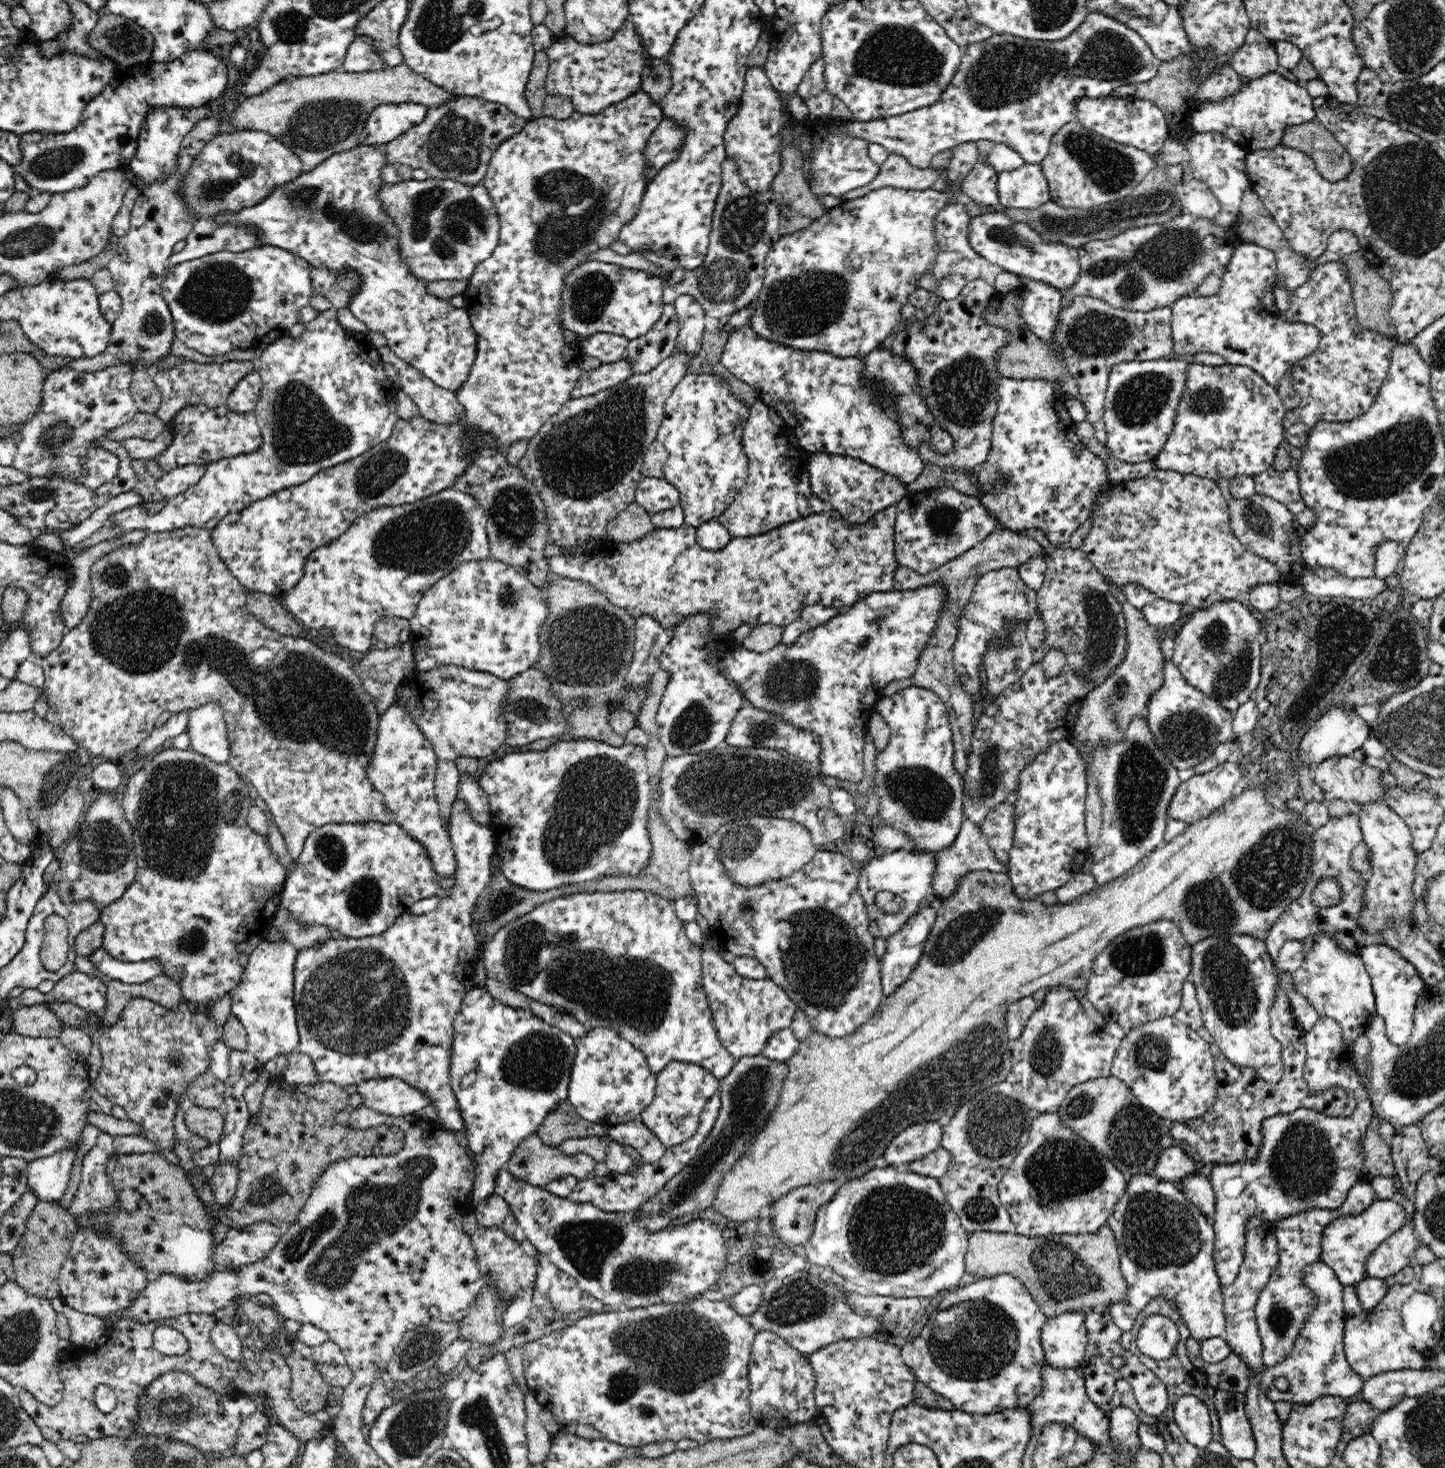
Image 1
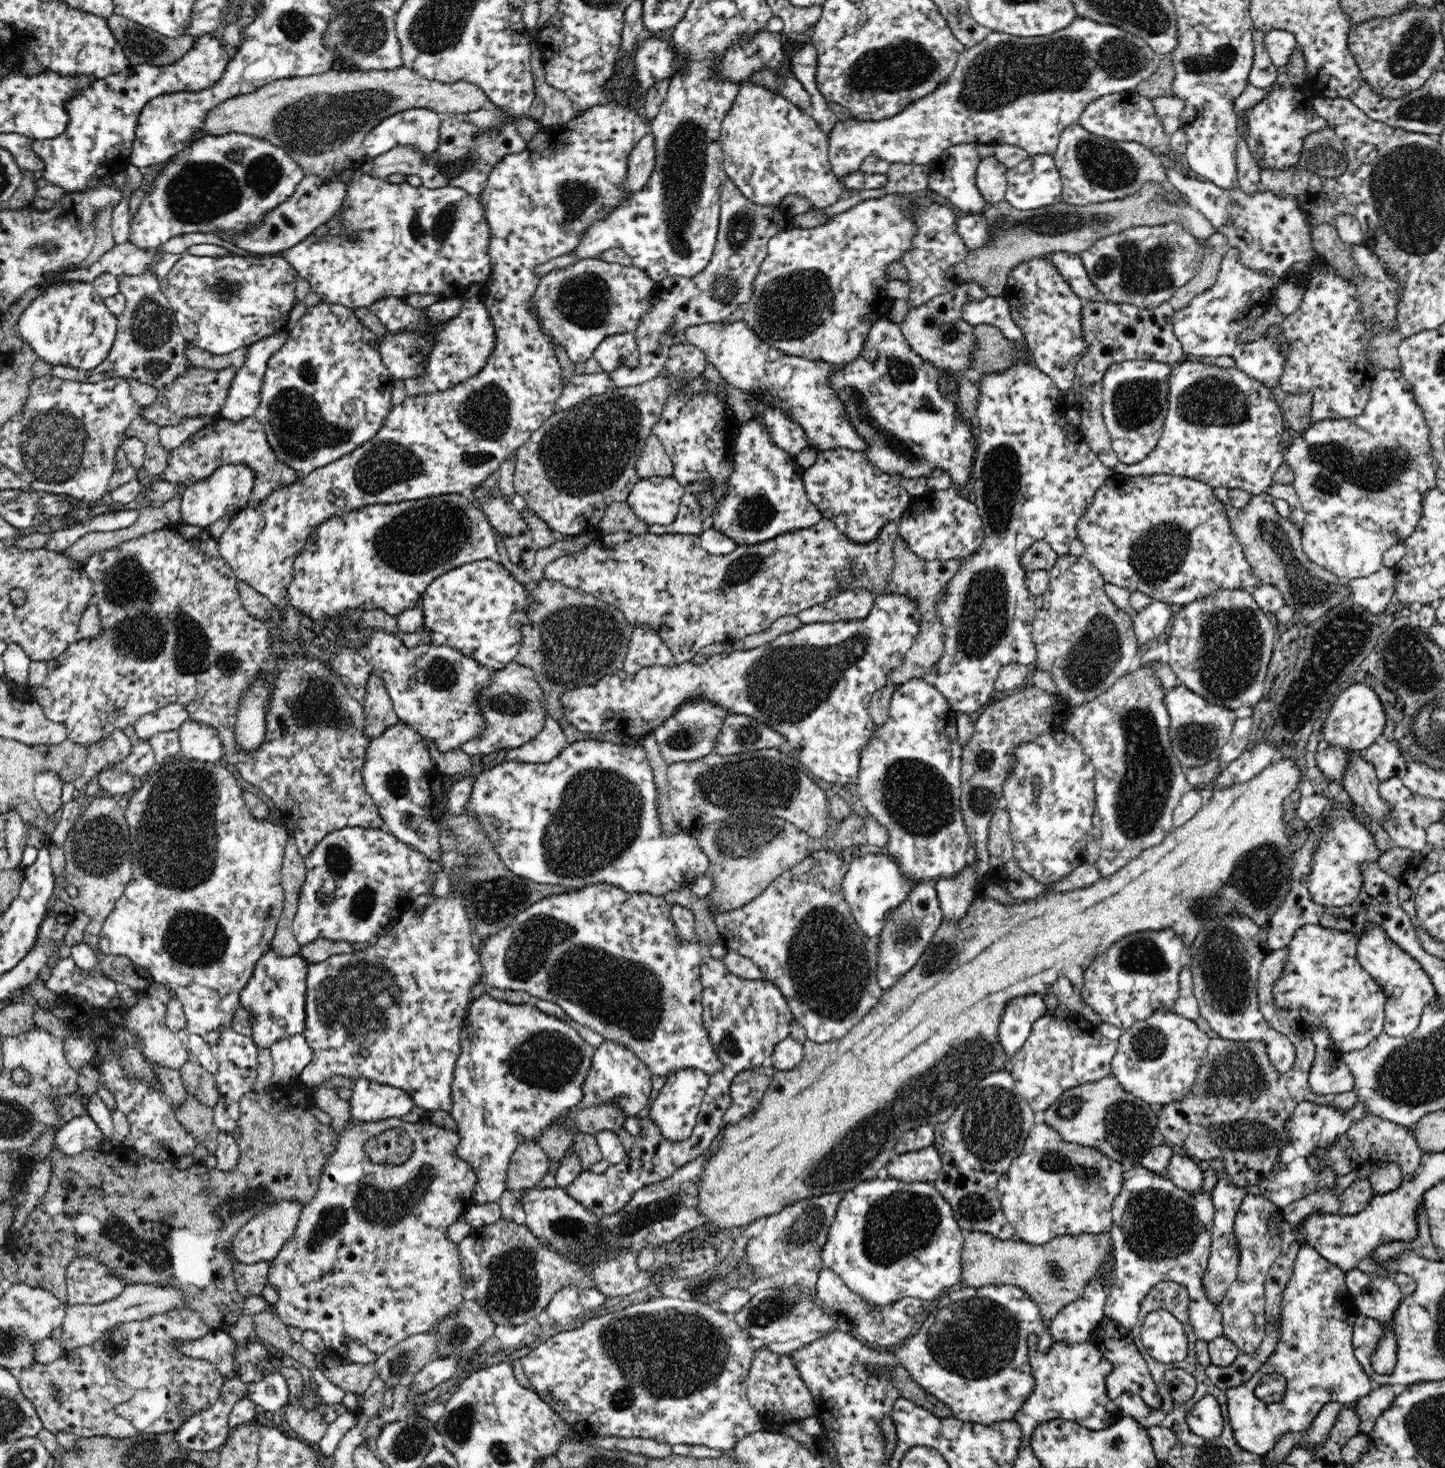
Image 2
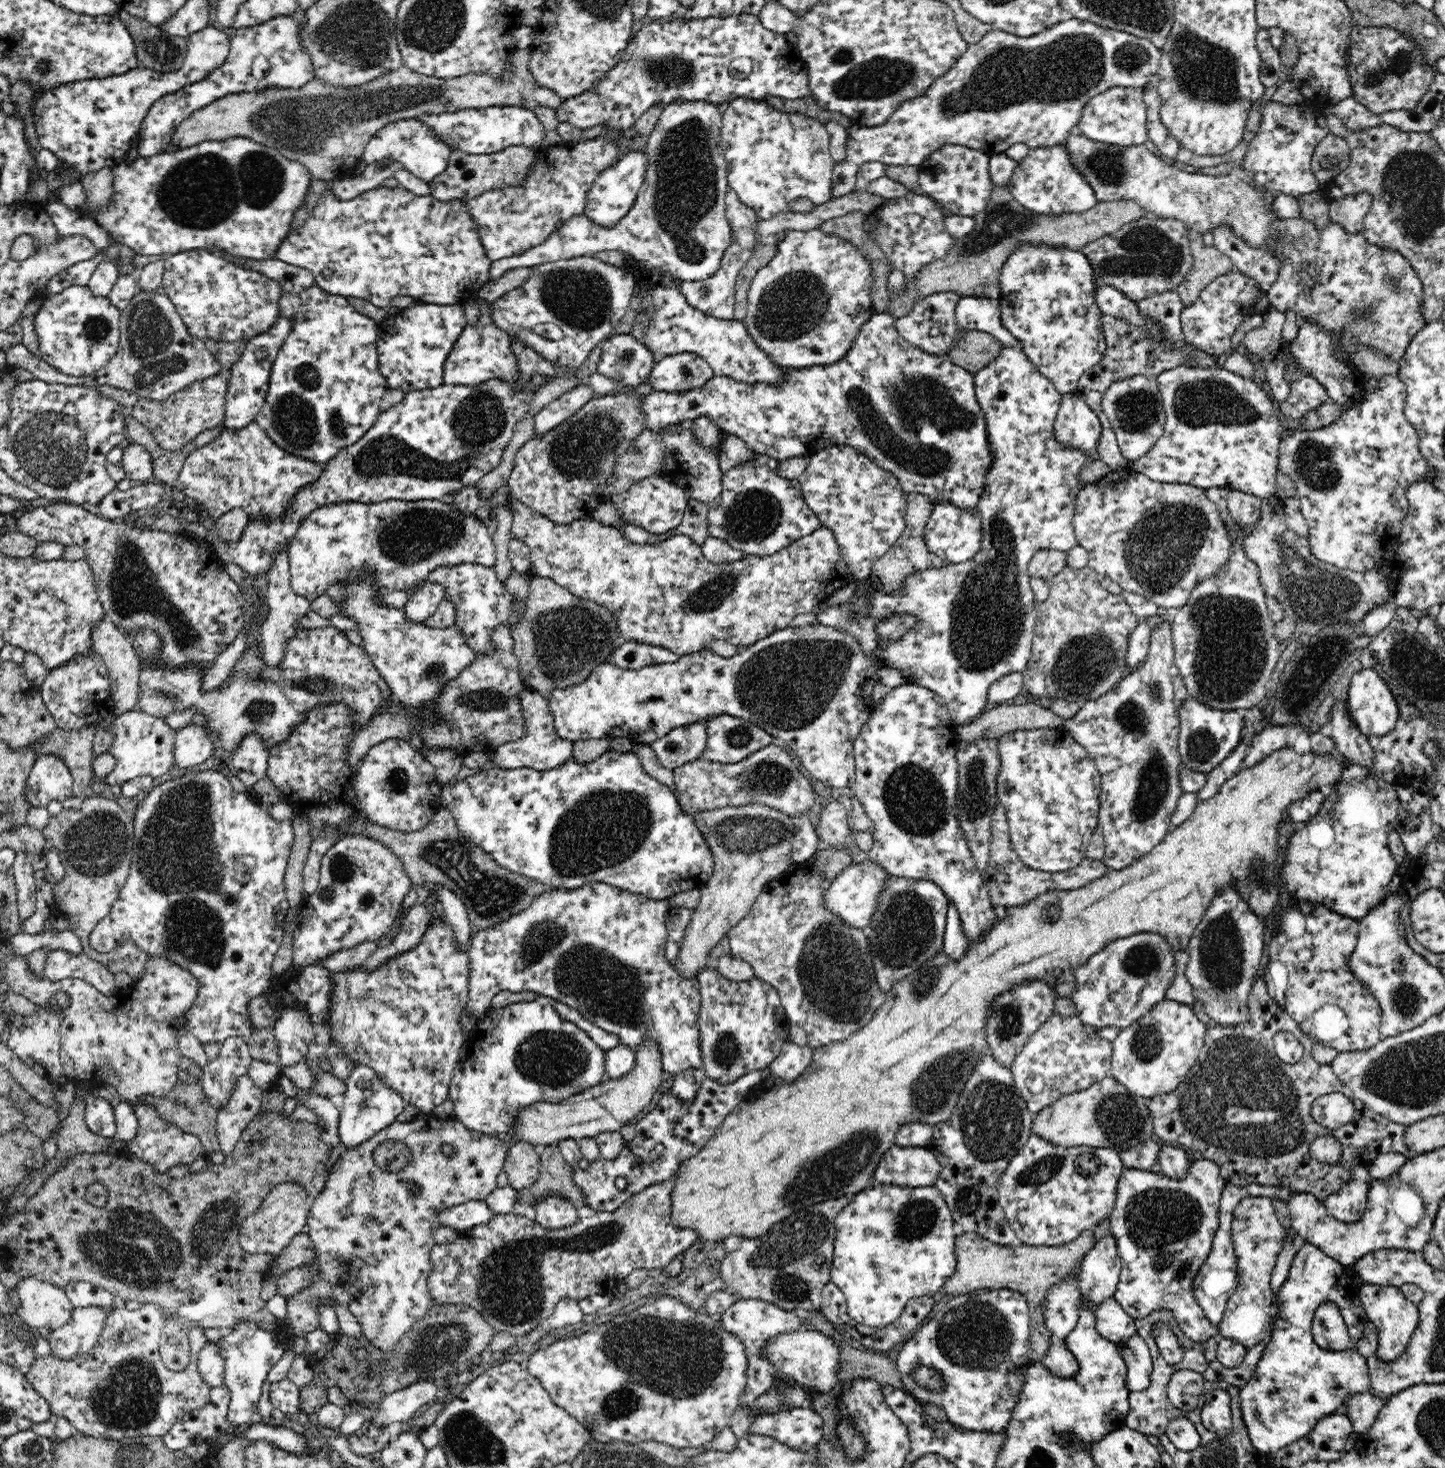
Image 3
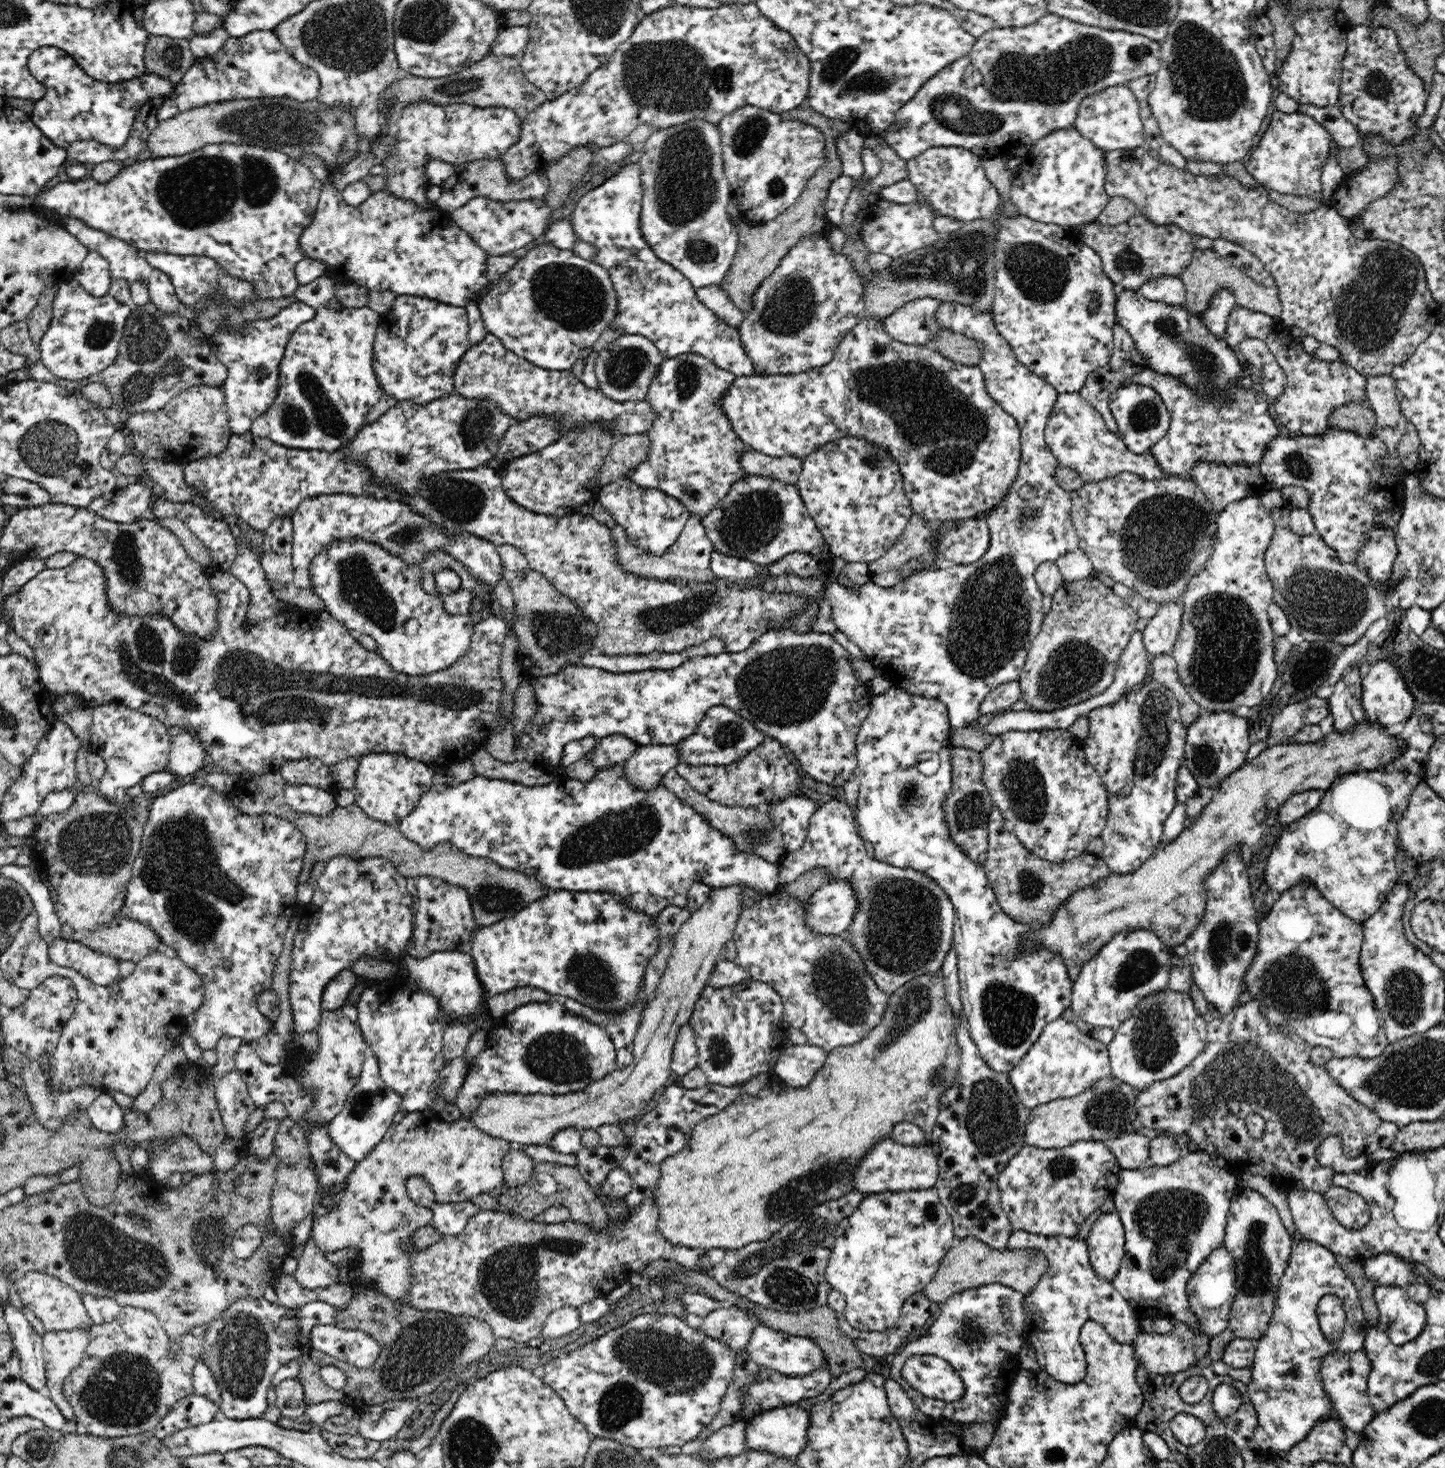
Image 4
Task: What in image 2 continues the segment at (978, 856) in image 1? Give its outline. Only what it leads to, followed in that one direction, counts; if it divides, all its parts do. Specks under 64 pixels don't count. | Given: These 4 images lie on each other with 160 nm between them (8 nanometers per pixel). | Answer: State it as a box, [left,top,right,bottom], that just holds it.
[935,845,980,920]

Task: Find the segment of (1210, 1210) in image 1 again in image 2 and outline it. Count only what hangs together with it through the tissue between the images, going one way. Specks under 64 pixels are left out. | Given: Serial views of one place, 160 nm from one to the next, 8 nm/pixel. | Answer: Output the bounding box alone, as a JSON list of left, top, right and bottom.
[1166,1153,1203,1194]

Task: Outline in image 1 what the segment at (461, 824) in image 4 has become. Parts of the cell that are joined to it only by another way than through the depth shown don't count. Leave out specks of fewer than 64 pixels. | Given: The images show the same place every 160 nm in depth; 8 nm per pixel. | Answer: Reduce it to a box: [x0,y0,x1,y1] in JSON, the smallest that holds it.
[479,739,653,892]

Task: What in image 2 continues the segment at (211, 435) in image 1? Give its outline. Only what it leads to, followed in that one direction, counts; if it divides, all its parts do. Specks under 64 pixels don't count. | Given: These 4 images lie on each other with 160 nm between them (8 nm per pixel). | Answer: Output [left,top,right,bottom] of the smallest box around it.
[161,415,298,501]

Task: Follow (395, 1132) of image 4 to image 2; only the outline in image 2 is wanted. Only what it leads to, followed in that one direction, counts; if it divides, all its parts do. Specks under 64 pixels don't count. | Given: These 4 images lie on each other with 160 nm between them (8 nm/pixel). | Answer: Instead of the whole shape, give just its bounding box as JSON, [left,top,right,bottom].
[266,1118,476,1356]

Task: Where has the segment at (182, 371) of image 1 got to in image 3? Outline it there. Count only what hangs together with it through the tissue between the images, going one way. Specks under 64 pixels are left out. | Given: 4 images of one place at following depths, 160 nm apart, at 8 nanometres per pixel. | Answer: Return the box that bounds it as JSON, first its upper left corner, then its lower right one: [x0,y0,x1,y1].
[130,372,228,450]

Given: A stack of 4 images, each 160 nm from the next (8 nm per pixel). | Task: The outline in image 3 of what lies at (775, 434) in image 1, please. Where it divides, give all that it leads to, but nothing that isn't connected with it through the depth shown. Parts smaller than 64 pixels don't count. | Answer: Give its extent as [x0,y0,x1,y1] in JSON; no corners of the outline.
[707,451,822,556]

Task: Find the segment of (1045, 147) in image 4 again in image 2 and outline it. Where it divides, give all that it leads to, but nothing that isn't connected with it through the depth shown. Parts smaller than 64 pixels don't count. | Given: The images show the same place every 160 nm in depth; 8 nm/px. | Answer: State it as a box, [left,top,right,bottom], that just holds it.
[1005,154,1062,210]

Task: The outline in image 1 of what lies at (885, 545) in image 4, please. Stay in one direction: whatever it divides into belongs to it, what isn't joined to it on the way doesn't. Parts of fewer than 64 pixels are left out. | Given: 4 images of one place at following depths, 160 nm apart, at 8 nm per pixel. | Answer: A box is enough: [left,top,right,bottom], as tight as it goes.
[808,453,909,524]

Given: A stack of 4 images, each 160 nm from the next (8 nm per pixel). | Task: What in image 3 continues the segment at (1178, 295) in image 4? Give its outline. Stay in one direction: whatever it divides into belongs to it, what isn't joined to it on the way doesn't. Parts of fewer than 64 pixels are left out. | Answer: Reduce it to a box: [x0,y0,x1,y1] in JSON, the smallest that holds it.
[1073,292,1193,471]

